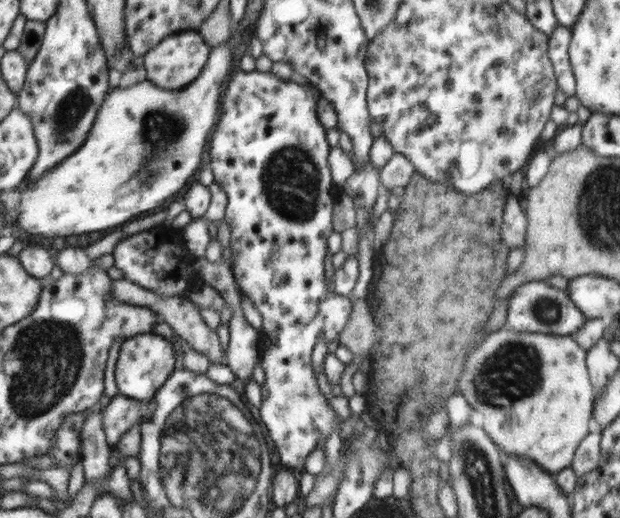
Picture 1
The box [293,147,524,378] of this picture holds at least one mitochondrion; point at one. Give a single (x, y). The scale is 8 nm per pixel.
(470, 333)

